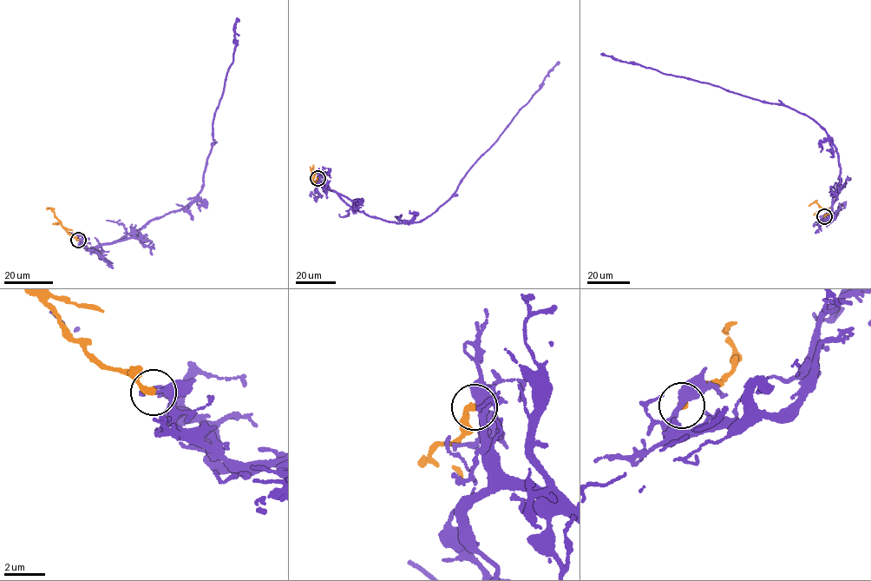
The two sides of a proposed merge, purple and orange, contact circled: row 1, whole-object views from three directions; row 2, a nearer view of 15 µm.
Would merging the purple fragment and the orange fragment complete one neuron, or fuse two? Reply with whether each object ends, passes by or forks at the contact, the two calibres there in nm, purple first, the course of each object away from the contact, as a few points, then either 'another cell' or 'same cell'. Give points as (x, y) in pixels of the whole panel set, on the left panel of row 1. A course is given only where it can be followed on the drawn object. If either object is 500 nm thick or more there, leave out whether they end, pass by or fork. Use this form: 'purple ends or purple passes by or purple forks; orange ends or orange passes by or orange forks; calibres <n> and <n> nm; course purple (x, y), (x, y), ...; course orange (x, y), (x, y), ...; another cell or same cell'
purple passes by; orange ends; calibres 180 and 320 nm; course purple (78, 240), (91, 248), (108, 244), (193, 202), (200, 190), (213, 141), (213, 114), (232, 62), (238, 19); course orange (78, 240), (62, 226), (53, 211), (47, 208); another cell

